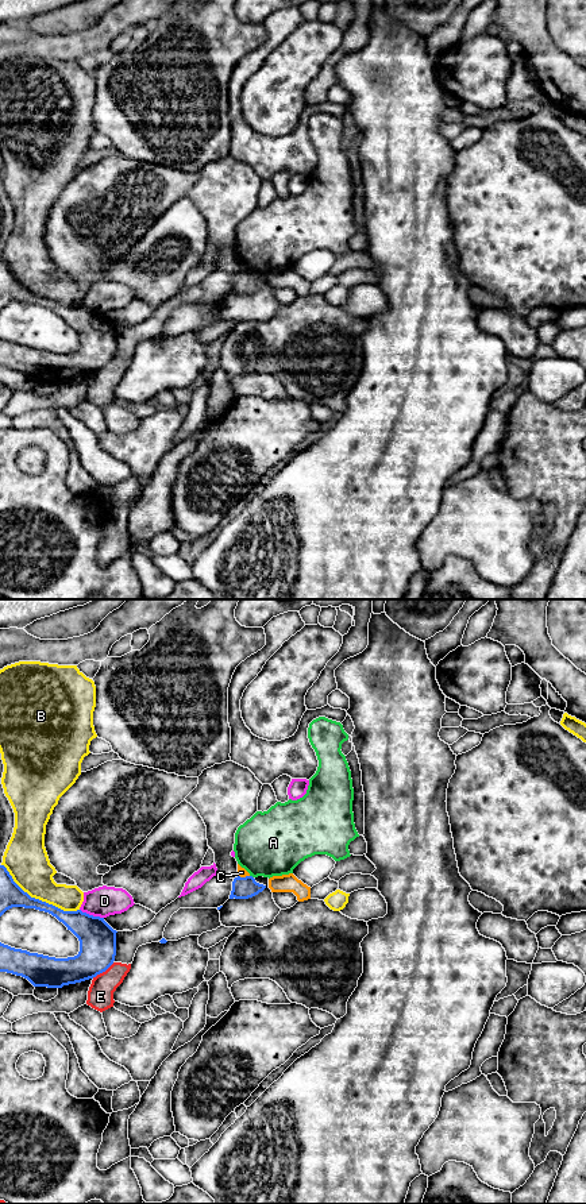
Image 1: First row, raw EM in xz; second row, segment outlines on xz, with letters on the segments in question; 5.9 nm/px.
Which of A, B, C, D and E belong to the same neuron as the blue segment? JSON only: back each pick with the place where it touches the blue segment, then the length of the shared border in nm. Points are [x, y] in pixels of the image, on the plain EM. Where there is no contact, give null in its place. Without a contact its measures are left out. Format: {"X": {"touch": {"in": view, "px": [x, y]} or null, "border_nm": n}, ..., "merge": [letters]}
{"merge": []}

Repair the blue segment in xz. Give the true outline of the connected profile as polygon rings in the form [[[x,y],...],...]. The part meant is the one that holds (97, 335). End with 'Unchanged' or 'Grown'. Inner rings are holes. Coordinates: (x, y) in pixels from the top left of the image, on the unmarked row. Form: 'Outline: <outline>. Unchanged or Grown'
Outline: [[[0,261],[0,312],[12,302],[51,309],[78,333],[80,347],[74,352],[55,354],[0,337],[0,367],[22,371],[34,382],[62,383],[93,374],[113,359],[117,327],[104,313],[81,305],[63,306],[31,293],[14,277],[7,263]]]. Unchanged

